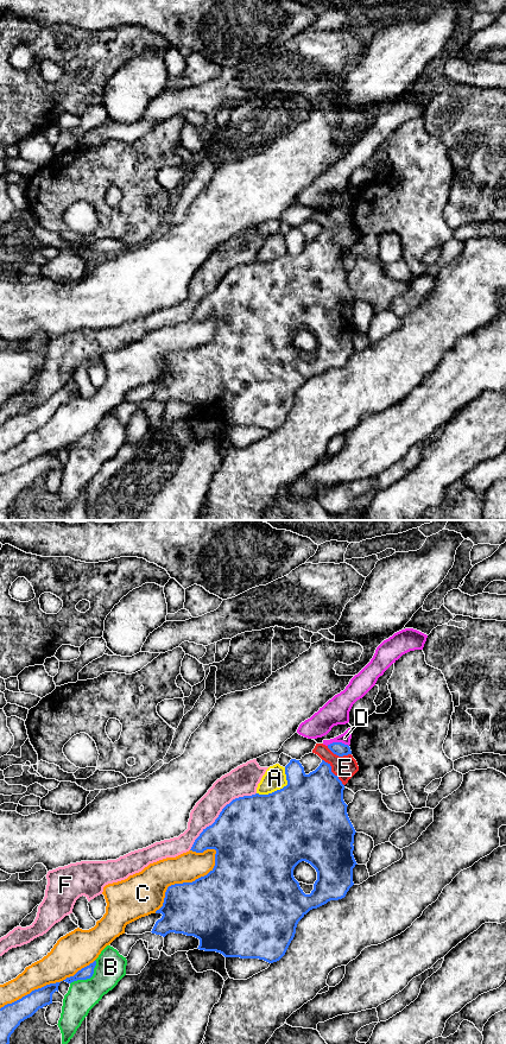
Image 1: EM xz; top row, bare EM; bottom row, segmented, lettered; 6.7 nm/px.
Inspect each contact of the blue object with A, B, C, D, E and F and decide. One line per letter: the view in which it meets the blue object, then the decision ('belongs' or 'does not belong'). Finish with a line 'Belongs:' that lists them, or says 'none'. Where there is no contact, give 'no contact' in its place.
A: contact in xz; does not belong
B: contact in xz; does not belong
C: contact in xz; does not belong
D: contact in xz; does not belong
E: contact in xz; does not belong
F: contact in xz; does not belong
Belongs: none

